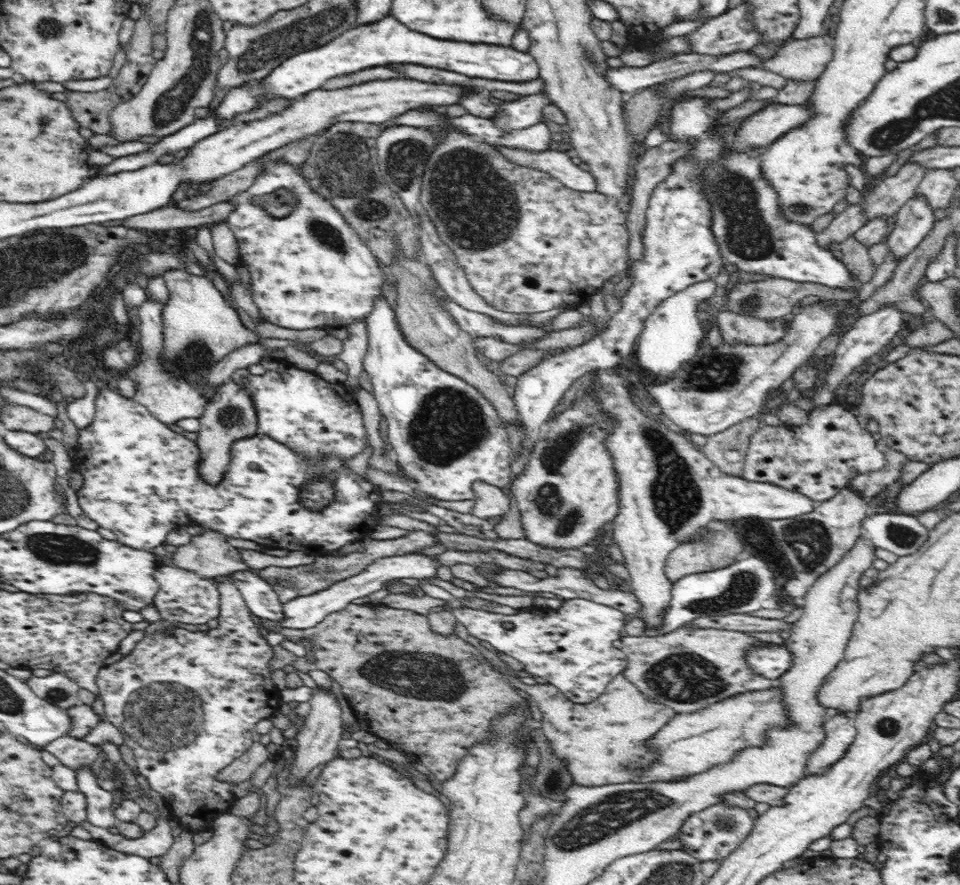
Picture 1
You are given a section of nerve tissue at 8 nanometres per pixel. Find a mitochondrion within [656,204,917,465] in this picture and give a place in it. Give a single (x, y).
(716, 372)

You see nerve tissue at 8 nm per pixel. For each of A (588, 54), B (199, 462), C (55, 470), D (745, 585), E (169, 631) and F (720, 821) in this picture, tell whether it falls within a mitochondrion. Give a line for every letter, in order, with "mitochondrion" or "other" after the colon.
A: mitochondrion
B: other
C: other
D: mitochondrion
E: other
F: mitochondrion

